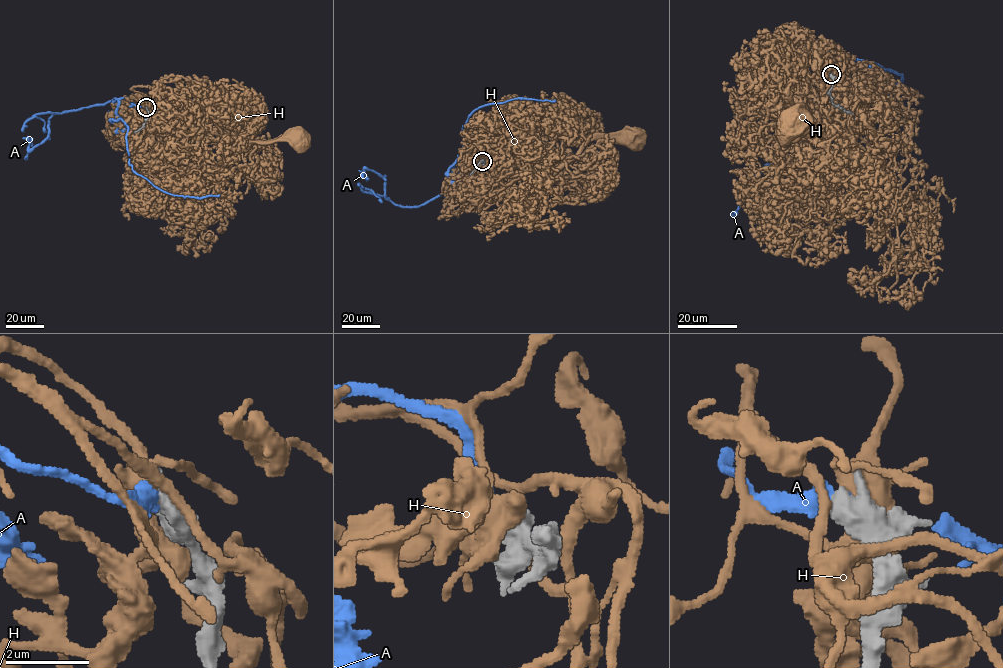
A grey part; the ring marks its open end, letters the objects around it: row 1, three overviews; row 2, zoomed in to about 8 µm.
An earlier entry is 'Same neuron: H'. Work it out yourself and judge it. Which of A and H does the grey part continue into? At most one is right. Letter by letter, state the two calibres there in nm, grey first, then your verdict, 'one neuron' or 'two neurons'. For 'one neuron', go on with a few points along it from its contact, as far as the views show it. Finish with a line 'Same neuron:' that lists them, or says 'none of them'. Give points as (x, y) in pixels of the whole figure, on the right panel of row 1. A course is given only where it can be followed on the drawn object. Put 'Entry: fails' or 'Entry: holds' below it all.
A: 650 nm thick on the grey side, 400 nm on the other; two neurons
H: 650 nm thick on the grey side, 440 nm on the other; two neurons
Same neuron: none of them
Entry: fails

